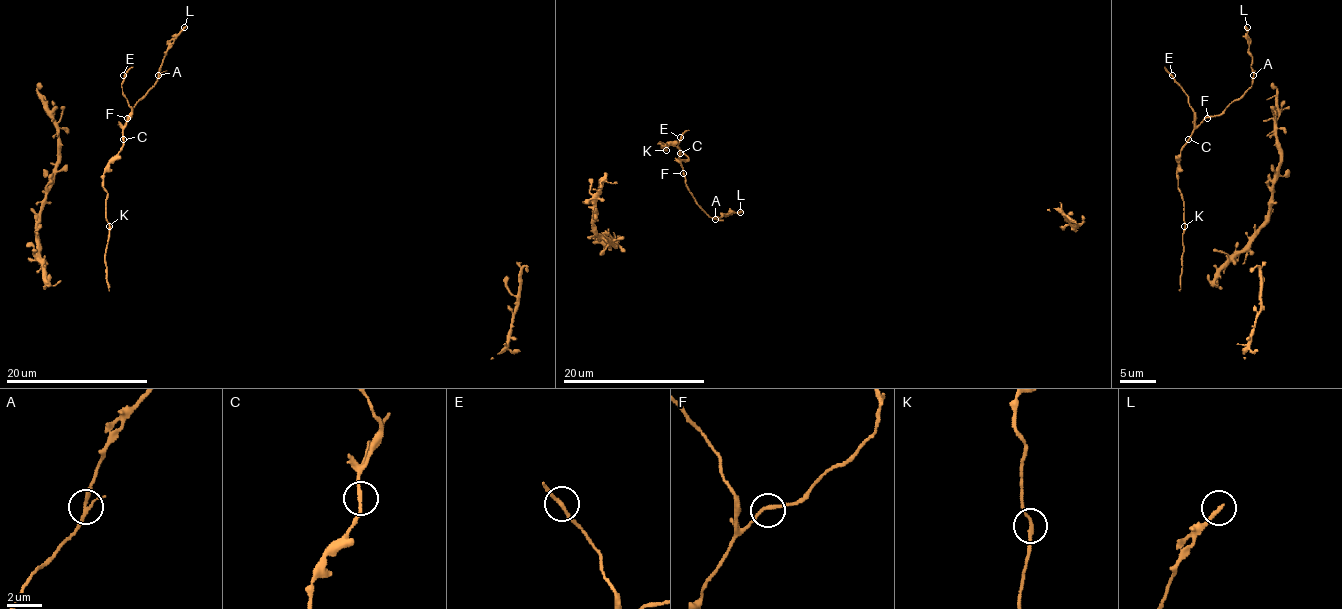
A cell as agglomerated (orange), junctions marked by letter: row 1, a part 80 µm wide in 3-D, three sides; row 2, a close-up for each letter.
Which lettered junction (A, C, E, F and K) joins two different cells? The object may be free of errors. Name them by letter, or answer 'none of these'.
A

